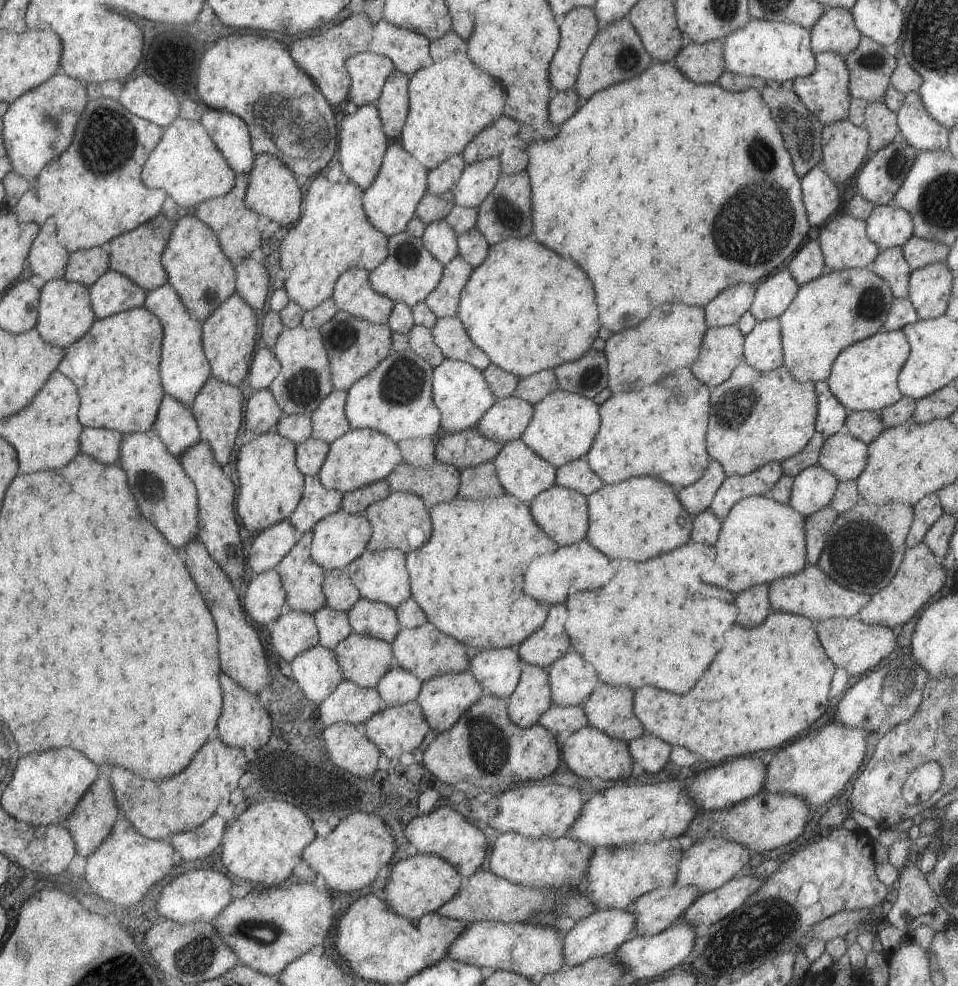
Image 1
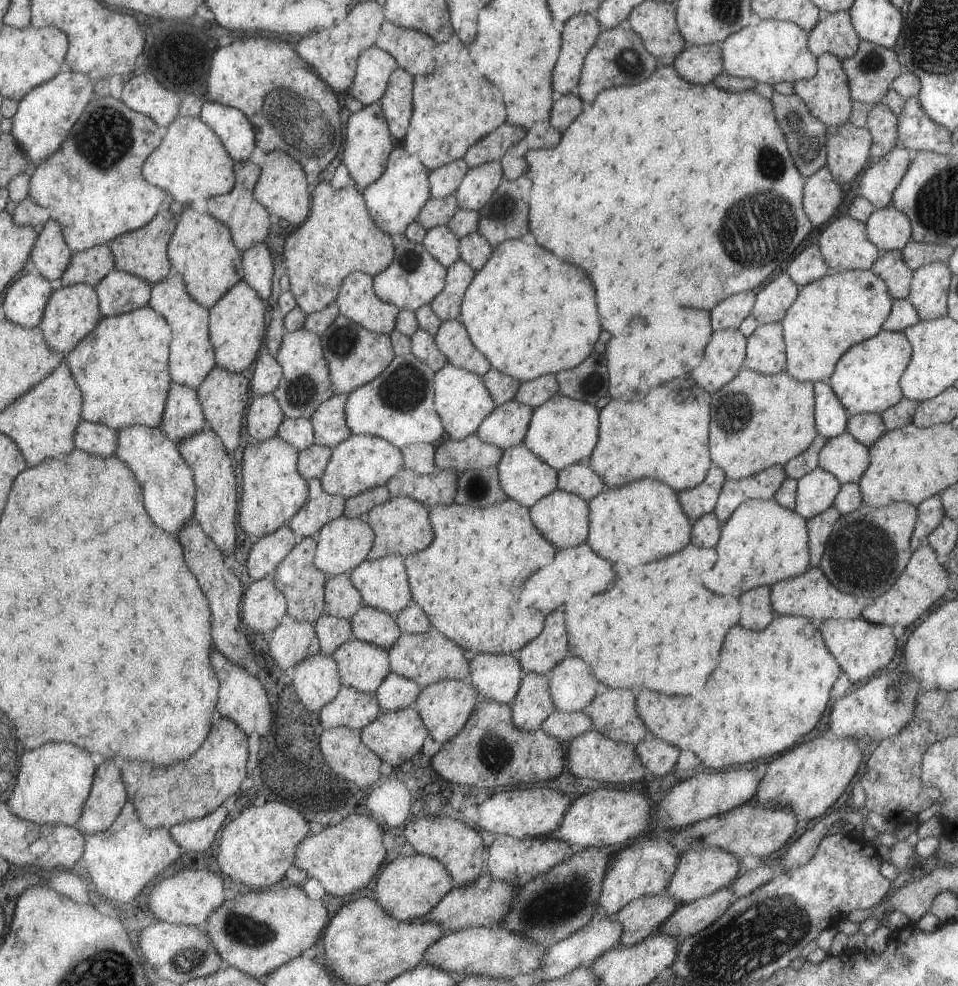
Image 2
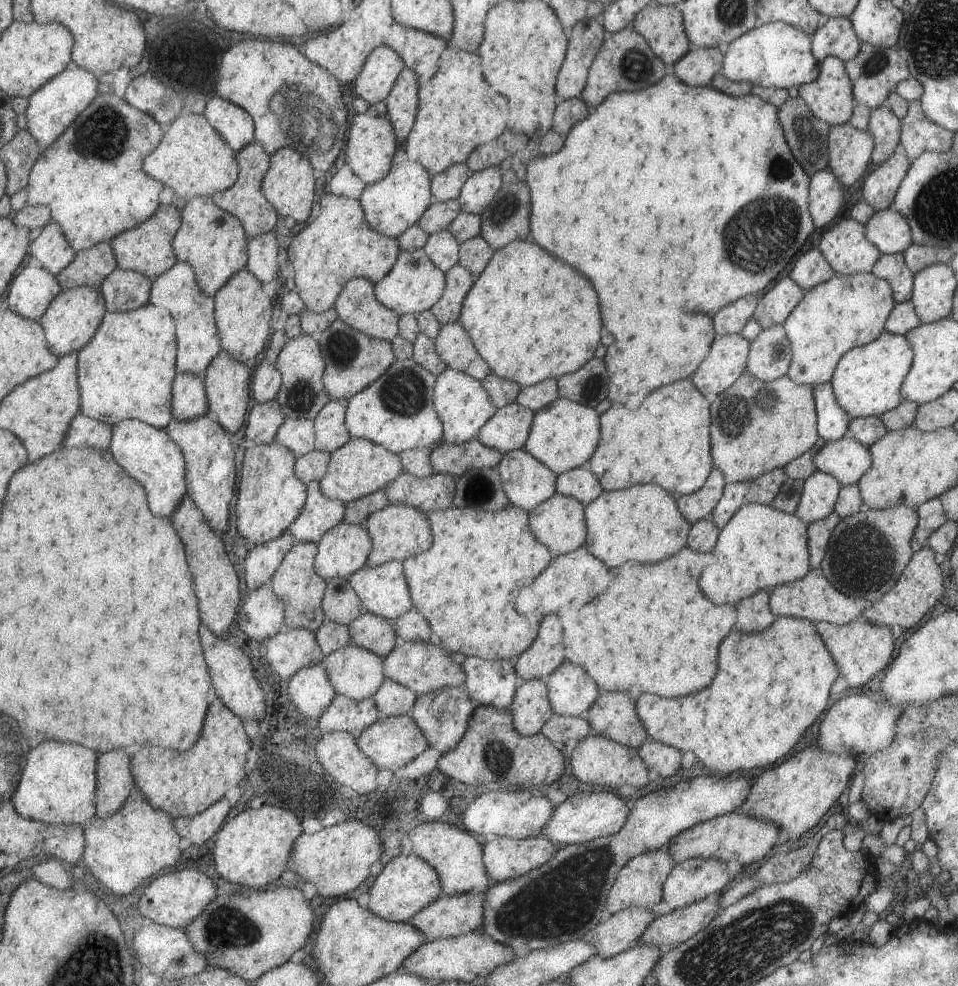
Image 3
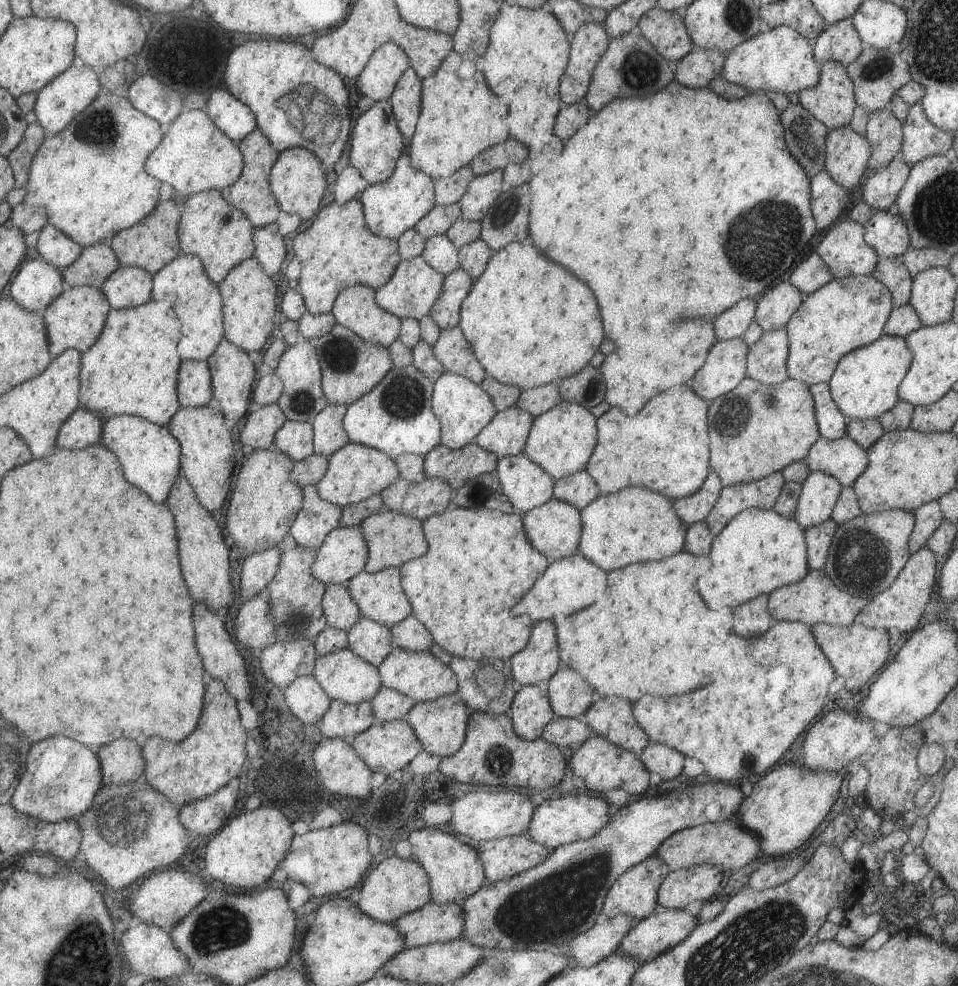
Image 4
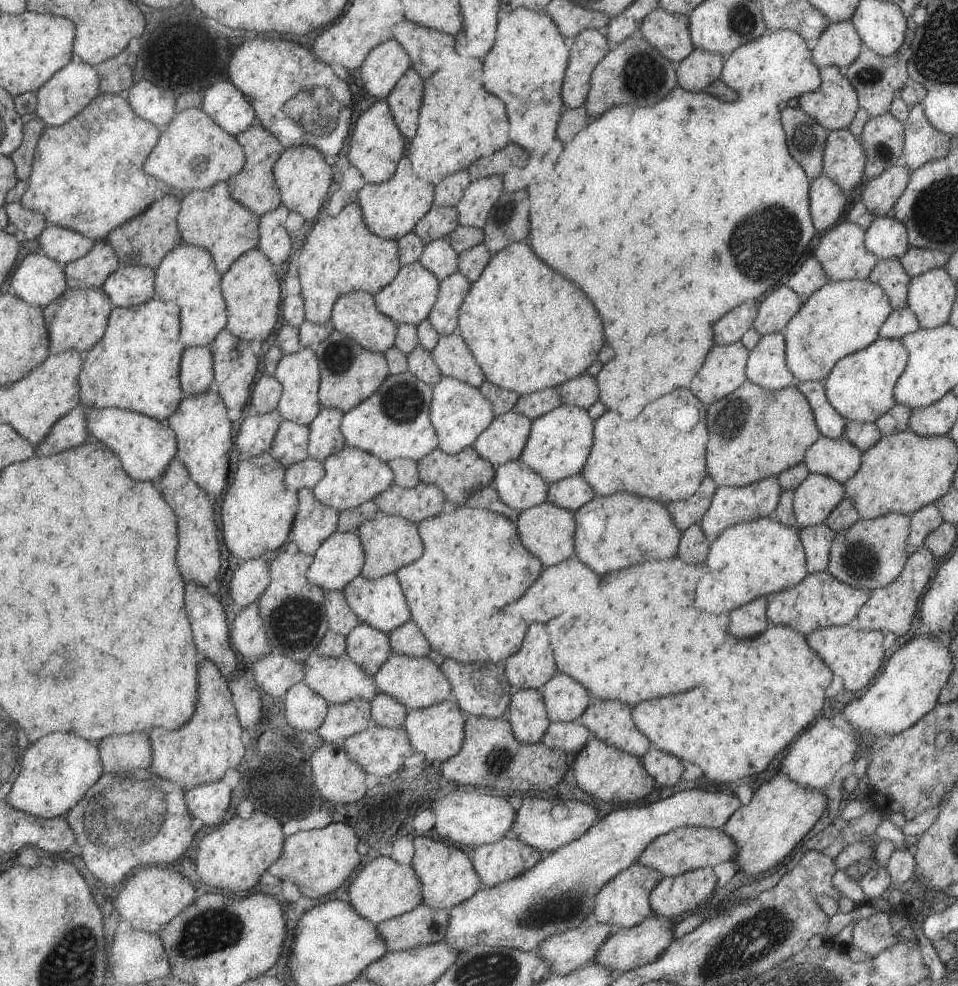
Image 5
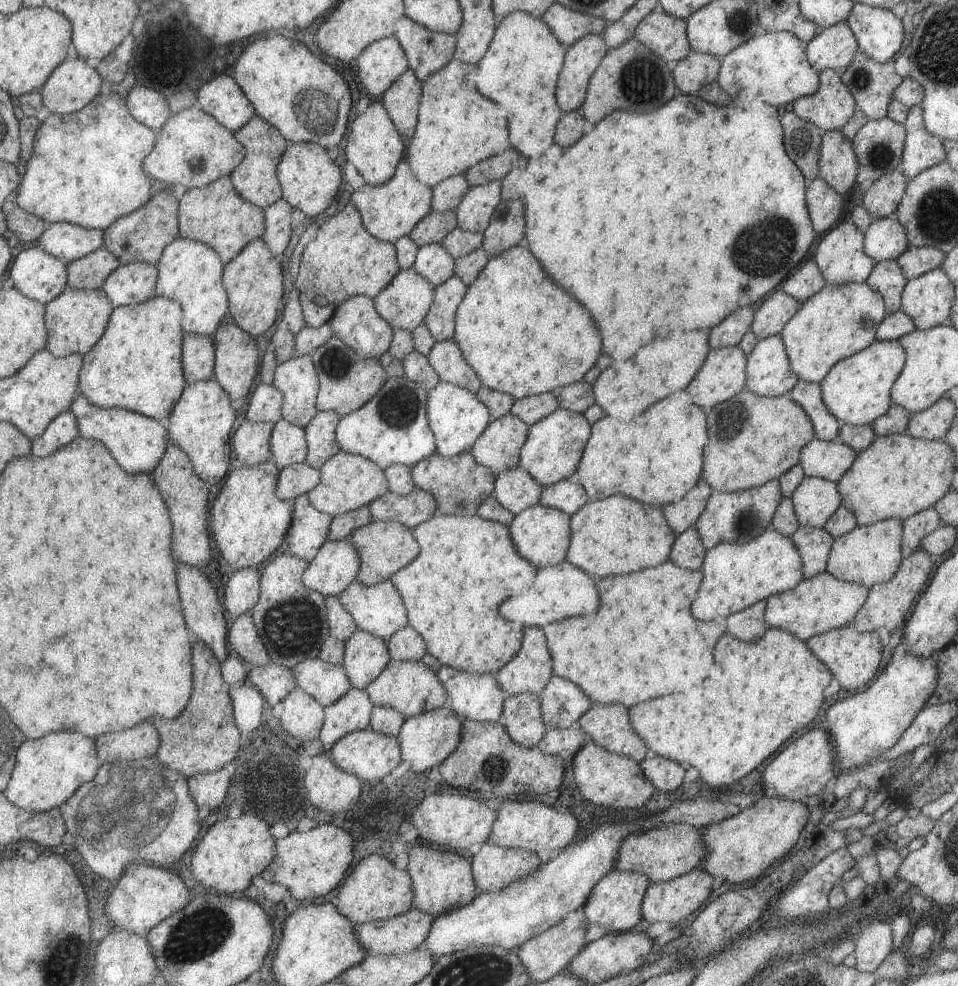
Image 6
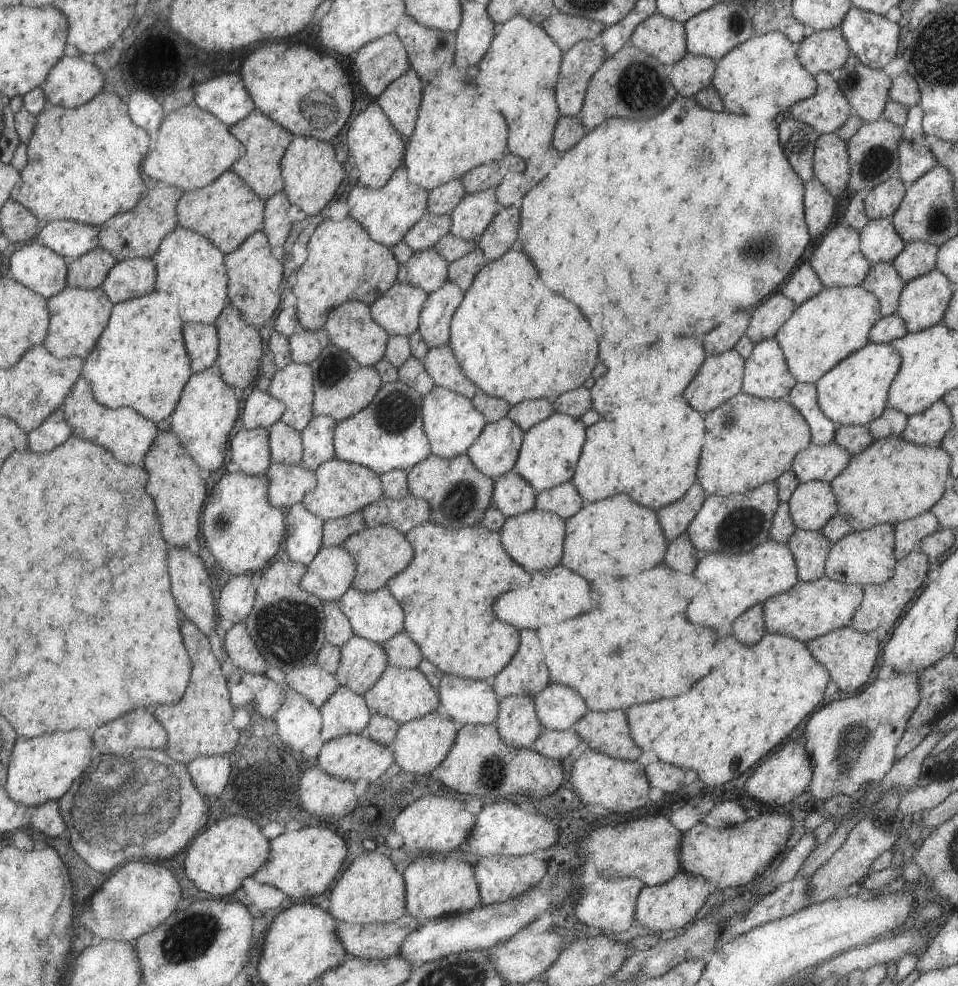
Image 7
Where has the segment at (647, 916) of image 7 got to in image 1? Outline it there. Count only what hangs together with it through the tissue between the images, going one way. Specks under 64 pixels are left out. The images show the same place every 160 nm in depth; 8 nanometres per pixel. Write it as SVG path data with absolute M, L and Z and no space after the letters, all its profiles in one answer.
M720 838L702 839L682 852L678 860L678 871L674 884L678 887L696 886L700 891L709 892L740 874L751 852L743 845Z

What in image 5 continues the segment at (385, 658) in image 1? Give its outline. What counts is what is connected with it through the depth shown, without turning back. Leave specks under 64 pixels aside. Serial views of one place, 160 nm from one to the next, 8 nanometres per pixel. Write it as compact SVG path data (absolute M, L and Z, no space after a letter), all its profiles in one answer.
M311 653L303 662L303 682L314 693L317 693L329 704L341 704L353 699L365 699L370 701L378 692L374 687L372 672L363 672L346 654L337 658L320 657L317 653Z

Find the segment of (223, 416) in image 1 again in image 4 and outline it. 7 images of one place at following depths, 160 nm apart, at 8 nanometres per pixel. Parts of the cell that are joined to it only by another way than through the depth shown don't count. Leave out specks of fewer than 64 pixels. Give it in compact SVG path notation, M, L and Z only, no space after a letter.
M225 337L208 358L212 368L215 404L227 419L241 420L251 396L255 370L240 346Z

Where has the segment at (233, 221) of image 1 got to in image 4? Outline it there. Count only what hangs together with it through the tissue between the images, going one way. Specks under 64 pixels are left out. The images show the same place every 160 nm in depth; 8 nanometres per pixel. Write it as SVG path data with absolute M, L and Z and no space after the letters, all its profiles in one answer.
M253 129L251 133L239 141L241 154L244 159L244 168L241 178L230 187L222 190L223 196L243 214L249 218L253 231L276 220L279 206L271 189L270 178L272 166L279 156L279 152L272 146L269 139L259 130Z

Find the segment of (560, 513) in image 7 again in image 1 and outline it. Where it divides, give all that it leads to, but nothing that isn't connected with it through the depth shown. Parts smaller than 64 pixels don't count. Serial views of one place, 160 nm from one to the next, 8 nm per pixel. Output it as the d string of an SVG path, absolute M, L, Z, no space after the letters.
M575 459L556 468L555 485L559 485L583 496L591 494L603 486L602 480L587 464L587 461Z

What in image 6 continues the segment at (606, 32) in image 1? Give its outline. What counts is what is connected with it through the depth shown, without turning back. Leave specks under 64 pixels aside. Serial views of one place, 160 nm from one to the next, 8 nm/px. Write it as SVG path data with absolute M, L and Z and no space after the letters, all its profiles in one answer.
M635 38L626 40L617 48L608 48L589 77L586 95L580 106L584 120L594 125L613 110L635 113L657 110L678 92L672 77L674 65L661 60Z

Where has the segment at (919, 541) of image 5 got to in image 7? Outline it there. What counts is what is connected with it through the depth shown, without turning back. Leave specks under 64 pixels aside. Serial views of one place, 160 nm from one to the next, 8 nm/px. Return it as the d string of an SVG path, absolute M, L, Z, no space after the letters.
M931 511L922 512L915 518L910 518L894 524L894 557L898 561L906 554L918 548L920 540L940 528L938 520Z

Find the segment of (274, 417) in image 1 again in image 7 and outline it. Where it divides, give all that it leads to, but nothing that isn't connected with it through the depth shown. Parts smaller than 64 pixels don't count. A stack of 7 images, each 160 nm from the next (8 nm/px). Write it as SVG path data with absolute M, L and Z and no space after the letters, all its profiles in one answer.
M238 428L230 442L232 461L238 464L246 475L263 475L268 472L271 462L271 446L268 429Z

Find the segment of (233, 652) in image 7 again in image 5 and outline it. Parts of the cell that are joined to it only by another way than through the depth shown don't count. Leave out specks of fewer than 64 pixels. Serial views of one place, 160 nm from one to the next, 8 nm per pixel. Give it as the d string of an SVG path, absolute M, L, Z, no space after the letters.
M253 601L251 605L238 610L231 624L234 648L241 656L251 660L271 654L272 647L260 617L258 601Z

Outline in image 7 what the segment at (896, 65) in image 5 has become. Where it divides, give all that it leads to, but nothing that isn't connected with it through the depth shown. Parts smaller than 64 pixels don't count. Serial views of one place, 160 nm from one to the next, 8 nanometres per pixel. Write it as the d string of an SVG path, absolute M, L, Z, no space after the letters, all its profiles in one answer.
M853 53L840 69L833 72L833 76L850 108L863 122L881 118L888 102L886 92L891 84L890 76L861 64Z

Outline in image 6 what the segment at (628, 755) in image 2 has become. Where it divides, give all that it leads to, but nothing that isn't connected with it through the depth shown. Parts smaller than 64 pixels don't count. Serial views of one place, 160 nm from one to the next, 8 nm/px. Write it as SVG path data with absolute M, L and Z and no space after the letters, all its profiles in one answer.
M586 738L583 746L571 756L573 778L580 796L585 801L593 802L595 806L607 806L613 810L633 810L643 806L653 794L654 786L645 778L638 762L607 752L589 738Z

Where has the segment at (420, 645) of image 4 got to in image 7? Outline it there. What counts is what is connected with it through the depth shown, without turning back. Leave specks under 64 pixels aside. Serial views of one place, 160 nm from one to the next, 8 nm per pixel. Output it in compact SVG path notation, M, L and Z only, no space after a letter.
M403 632L388 638L382 644L386 659L392 667L417 669L422 654L417 645Z

